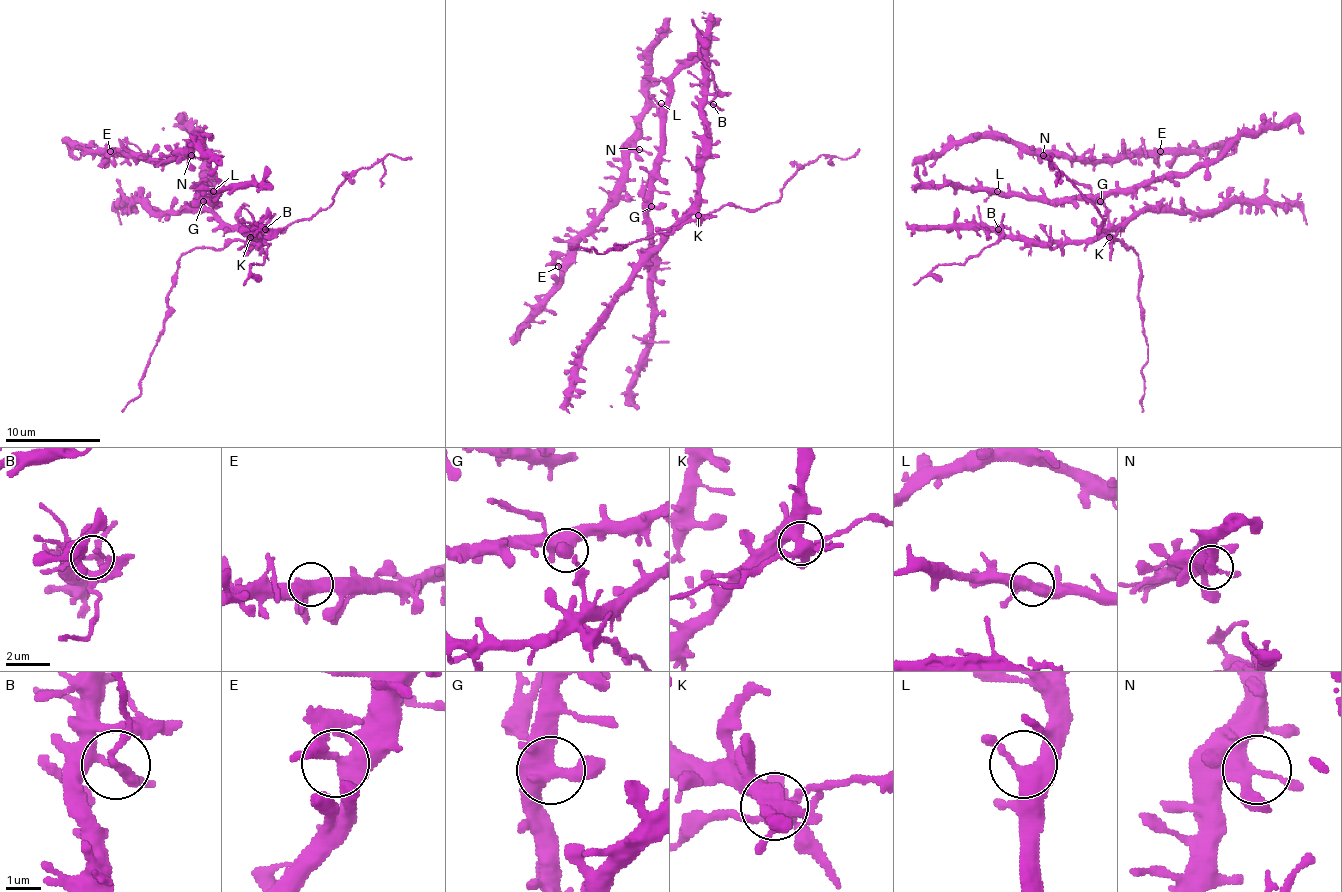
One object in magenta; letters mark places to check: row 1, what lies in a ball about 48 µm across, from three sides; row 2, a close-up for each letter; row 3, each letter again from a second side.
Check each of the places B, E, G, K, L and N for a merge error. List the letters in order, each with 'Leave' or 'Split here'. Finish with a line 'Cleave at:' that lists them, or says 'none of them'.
B: Split here
E: Leave
G: Leave
K: Split here
L: Leave
N: Leave
Cleave at: B, K

